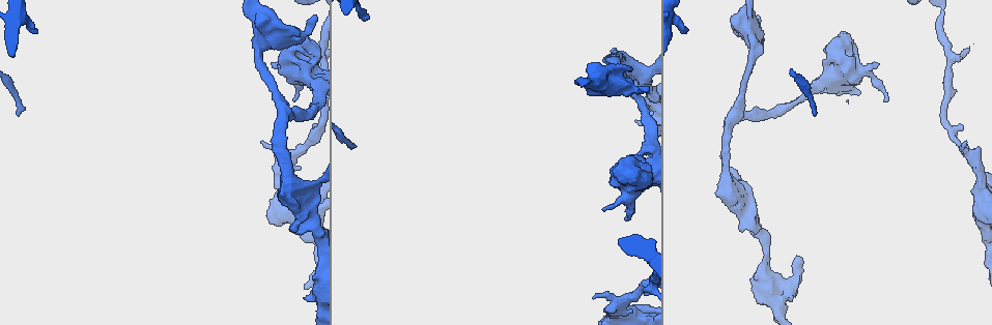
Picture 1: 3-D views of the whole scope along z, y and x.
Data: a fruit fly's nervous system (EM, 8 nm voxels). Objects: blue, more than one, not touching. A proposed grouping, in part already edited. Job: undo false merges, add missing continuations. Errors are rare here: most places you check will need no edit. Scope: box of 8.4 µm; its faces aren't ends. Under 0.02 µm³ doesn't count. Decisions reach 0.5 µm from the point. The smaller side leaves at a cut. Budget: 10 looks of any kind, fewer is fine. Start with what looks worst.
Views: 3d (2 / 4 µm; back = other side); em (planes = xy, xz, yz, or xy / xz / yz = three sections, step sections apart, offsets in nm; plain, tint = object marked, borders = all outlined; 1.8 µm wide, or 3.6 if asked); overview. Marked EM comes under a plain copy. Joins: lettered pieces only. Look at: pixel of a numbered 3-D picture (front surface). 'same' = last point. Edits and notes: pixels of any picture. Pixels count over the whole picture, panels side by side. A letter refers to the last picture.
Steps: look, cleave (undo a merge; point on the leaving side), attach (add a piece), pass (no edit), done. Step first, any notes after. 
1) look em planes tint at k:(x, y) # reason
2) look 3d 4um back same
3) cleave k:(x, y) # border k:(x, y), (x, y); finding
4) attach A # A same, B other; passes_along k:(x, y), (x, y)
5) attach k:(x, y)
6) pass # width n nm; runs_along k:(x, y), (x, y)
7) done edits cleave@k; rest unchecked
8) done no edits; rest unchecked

look em yz step 4 borders at 1:(683, 33) # free end

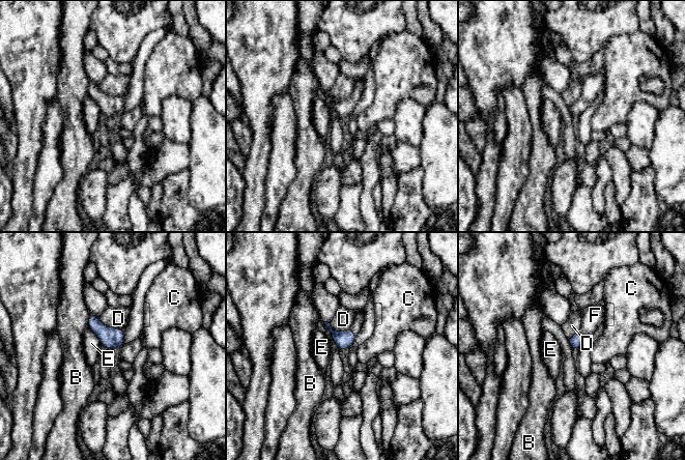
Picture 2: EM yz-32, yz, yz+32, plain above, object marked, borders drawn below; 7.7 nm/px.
look em planes borders same

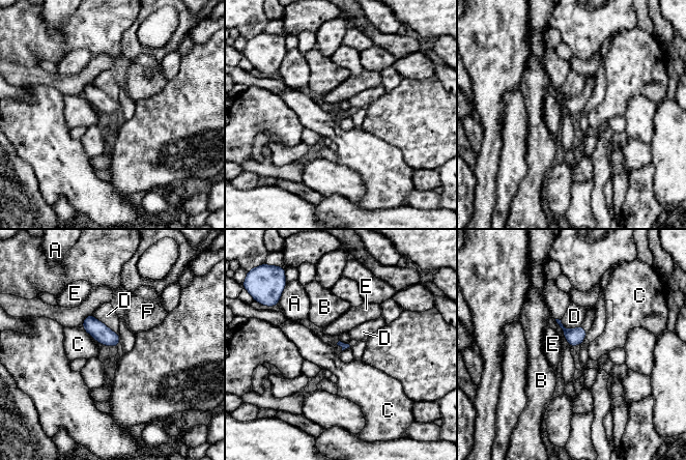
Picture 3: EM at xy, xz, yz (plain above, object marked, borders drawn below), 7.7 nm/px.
attach F # A other, B other, C other, D other, E other, F same; passes_along 3:(576, 336), (583, 328), (591, 314); the neuron continues

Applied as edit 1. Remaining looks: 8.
look em yz step 8 tint at 1:(751, 221)

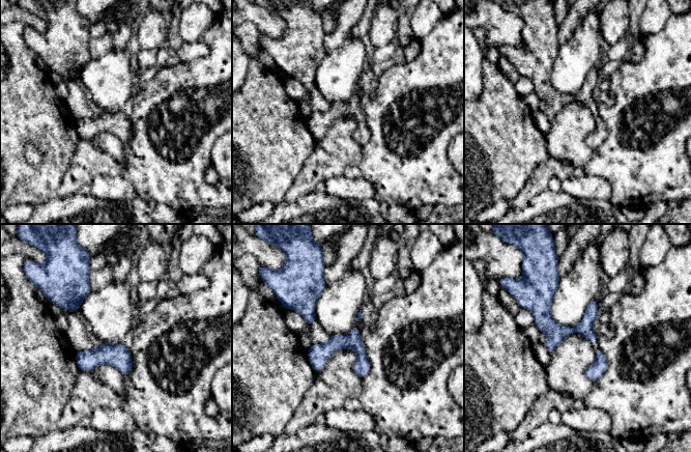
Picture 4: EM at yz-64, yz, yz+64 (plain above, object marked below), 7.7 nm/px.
look em planes borders same # another direction

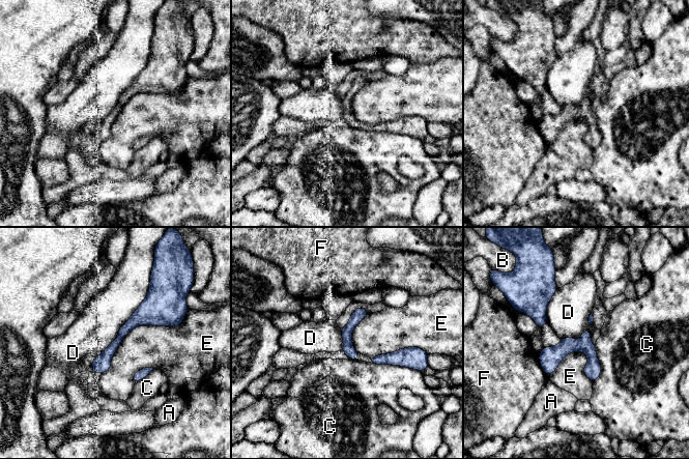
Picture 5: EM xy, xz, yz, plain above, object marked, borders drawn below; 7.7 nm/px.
pass # A other, B other, C other, D other, E other, F other; runs_along 5:(173, 321), (138, 318), (94, 367); all the same neuron

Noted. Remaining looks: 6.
look em yz step 4 borders at 1:(300, 32) # free end

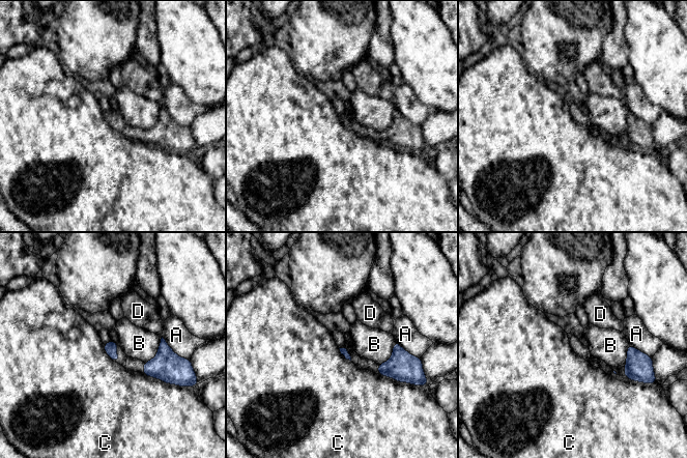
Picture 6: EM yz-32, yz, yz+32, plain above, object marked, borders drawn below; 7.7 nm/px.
look em xz step 16 borders same # another direction

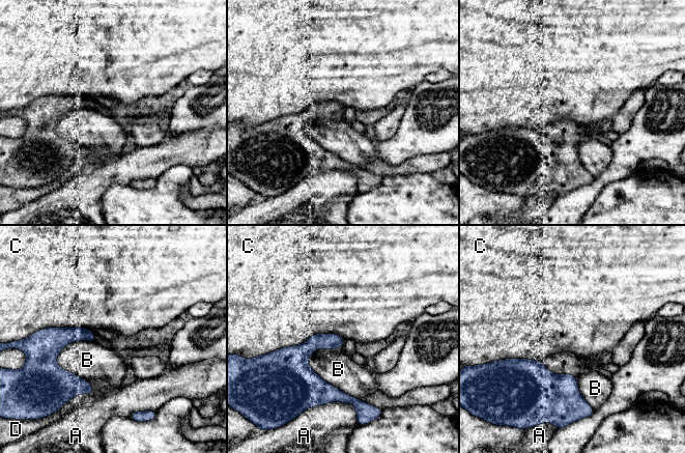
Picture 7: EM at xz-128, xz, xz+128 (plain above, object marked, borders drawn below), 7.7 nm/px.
pass # width 130 nm; A other, B other, C other, D other; no lettered piece goes on from it

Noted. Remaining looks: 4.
look 3d 4um at 1:(839, 35) # free end

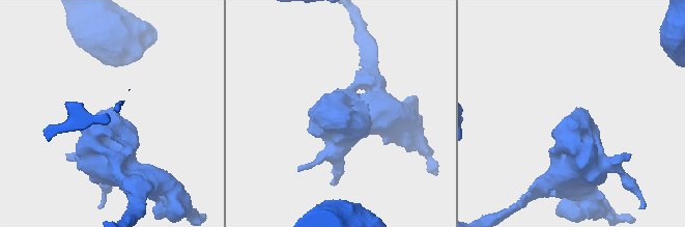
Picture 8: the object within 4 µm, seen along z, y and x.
look em planes borders at 8:(349, 117) # shape alone is not enough

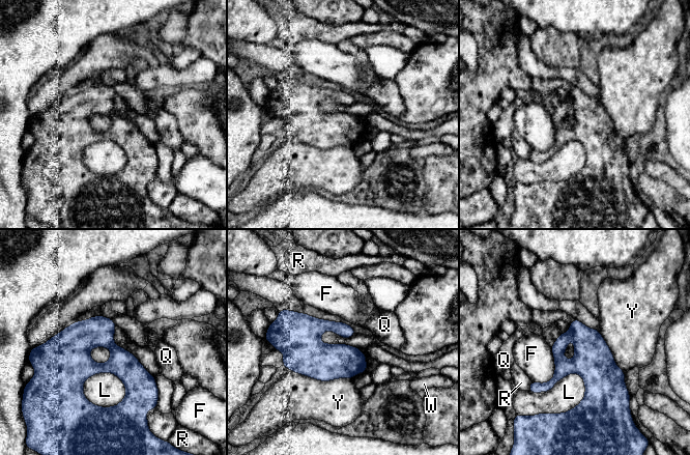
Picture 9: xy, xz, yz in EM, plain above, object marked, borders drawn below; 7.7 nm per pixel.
pass # F other, L other, Q other, R other, W other, Y other; border 9:(551, 347), (553, 376), (532, 381); none of them fits

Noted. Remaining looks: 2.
done edits attach@3; rest unchecked

